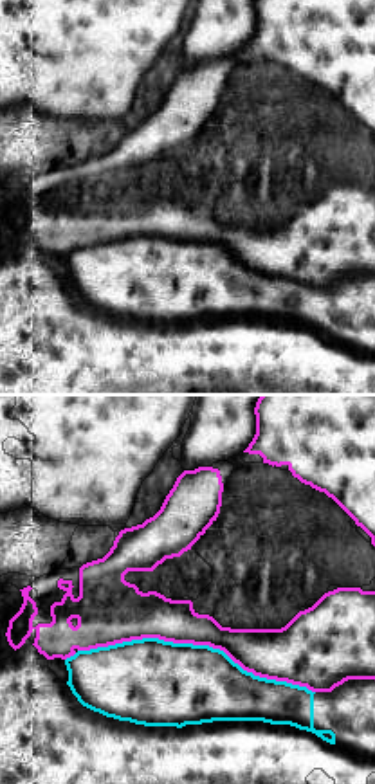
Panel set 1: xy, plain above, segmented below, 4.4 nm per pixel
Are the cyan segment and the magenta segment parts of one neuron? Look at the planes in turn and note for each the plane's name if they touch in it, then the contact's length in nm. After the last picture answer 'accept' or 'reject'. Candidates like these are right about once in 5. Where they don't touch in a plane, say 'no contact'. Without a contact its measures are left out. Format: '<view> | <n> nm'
xy | 1100 nm

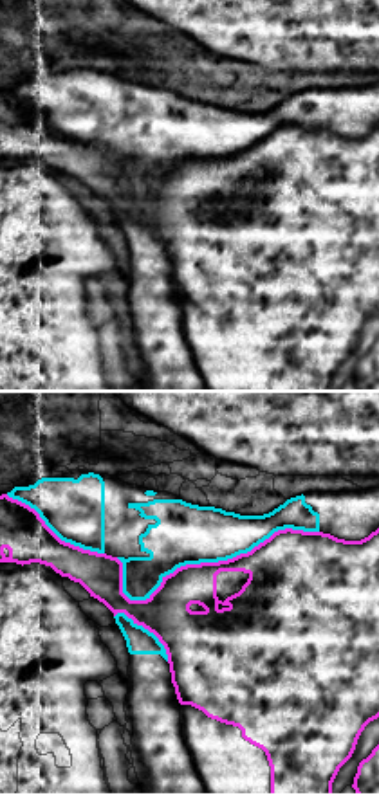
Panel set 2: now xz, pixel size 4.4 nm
xz | 900 nm

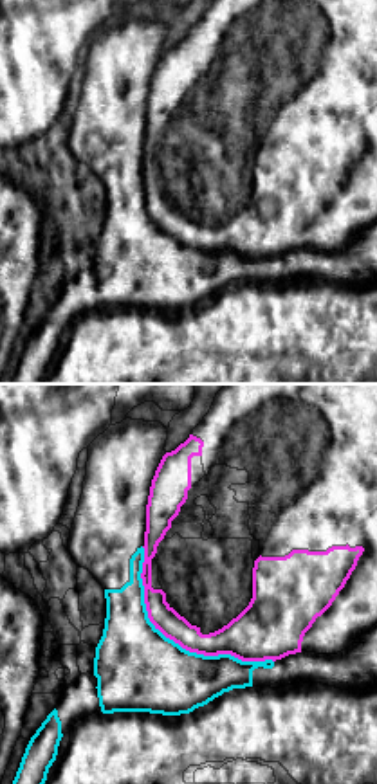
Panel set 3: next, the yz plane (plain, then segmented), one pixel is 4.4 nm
yz | 800 nm

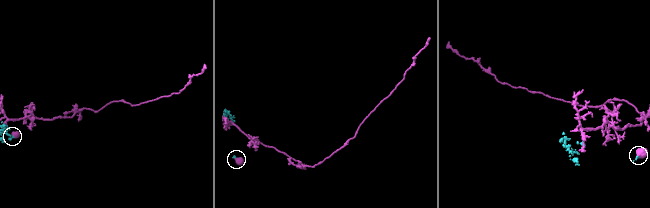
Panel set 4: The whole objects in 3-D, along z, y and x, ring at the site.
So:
reject

